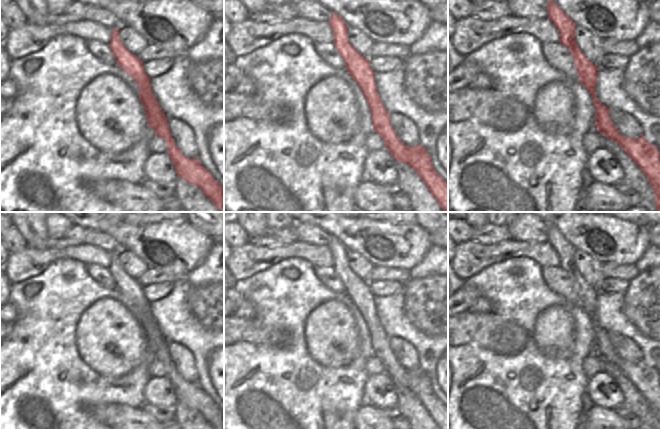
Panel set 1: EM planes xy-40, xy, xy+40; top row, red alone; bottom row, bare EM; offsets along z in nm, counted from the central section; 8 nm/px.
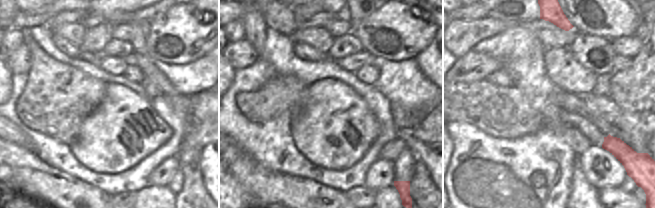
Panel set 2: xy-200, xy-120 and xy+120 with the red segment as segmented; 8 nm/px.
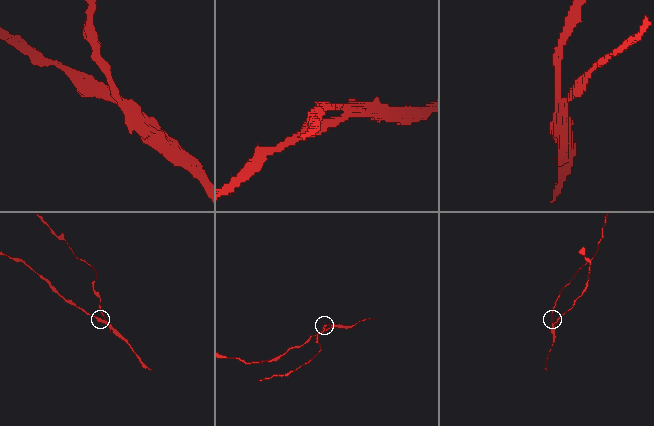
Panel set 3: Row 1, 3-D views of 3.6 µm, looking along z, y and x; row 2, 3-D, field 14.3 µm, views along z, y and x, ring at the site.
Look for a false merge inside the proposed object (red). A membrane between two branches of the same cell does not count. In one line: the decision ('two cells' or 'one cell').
two cells

